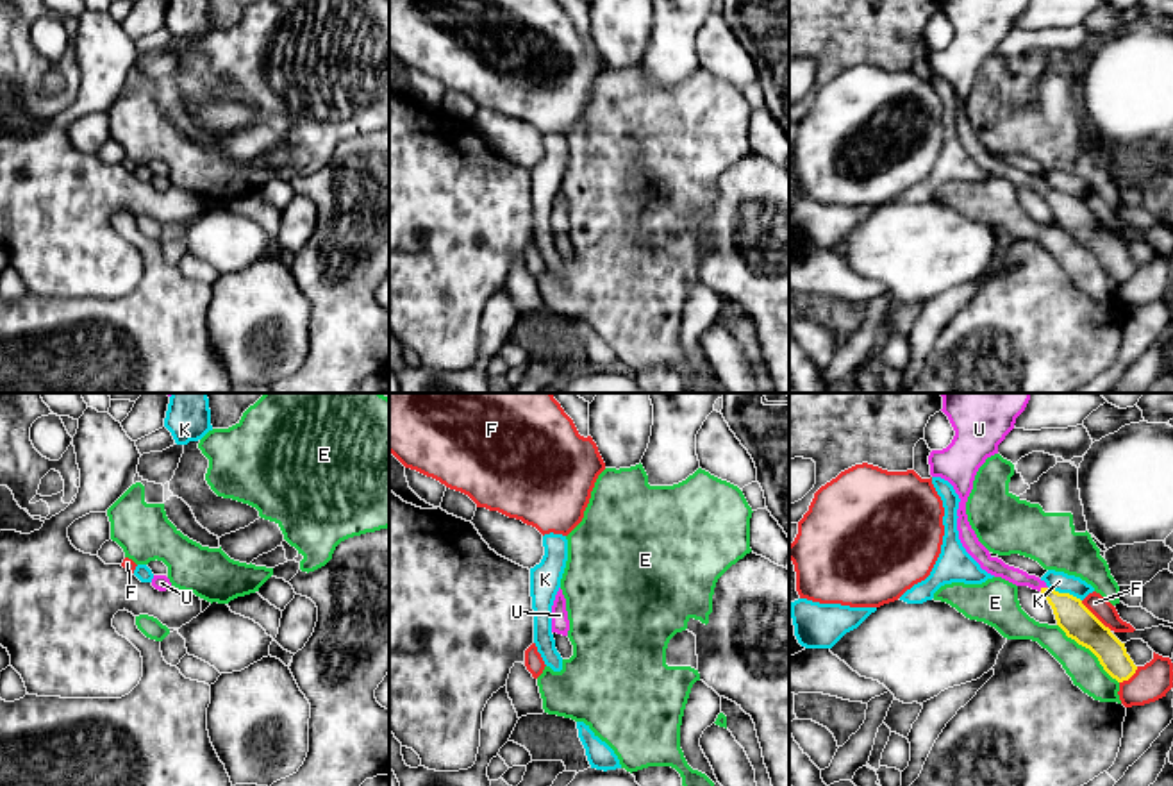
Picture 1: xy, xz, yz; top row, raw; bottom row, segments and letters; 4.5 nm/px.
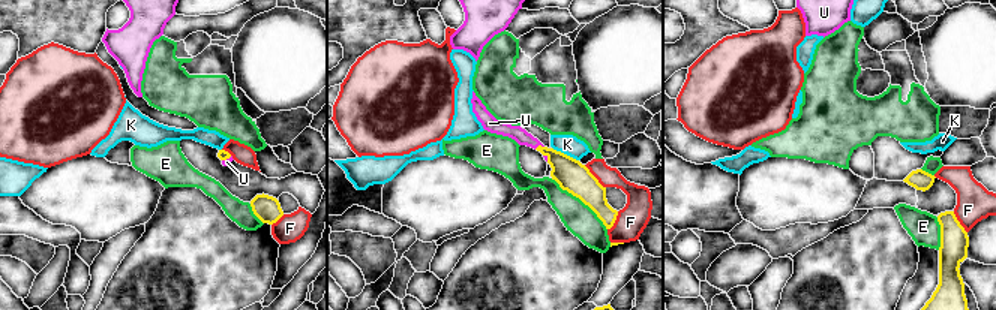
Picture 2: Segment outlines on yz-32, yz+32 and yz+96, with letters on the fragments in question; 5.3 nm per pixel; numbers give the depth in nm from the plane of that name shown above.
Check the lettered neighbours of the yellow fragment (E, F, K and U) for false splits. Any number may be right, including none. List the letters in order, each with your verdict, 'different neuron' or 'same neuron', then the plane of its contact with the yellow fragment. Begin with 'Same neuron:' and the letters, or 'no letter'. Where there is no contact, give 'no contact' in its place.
Same neuron: U
E: different neuron; meets yellow in yz
F: different neuron; meets yellow in yz
K: different neuron; meets yellow in yz
U: same neuron; meets yellow in yz

